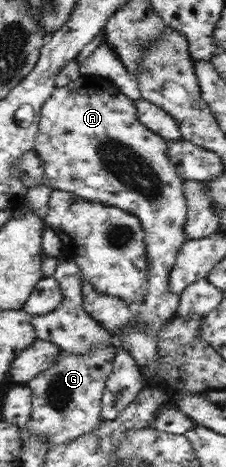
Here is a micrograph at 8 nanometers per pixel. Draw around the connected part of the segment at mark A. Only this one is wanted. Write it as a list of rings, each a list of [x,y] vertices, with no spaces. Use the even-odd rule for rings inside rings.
[[[82,75],[67,86],[54,89],[45,100],[40,110],[40,121],[34,147],[39,151],[45,167],[45,183],[51,189],[68,190],[82,198],[93,202],[101,202],[109,206],[118,206],[123,210],[135,213],[144,230],[146,259],[148,271],[141,285],[140,298],[126,299],[119,295],[105,294],[97,290],[91,281],[81,277],[80,295],[81,304],[85,312],[92,316],[102,326],[109,329],[123,327],[121,338],[122,346],[129,351],[137,361],[141,372],[153,367],[156,353],[154,334],[152,333],[161,321],[177,313],[180,304],[180,295],[173,291],[169,276],[176,261],[176,252],[183,241],[188,237],[185,232],[187,222],[186,203],[182,193],[183,178],[177,171],[177,165],[172,161],[172,144],[160,134],[146,127],[139,119],[137,101],[123,94],[113,81],[99,75]],[[131,319],[147,321],[147,332],[126,332],[125,322]]]

